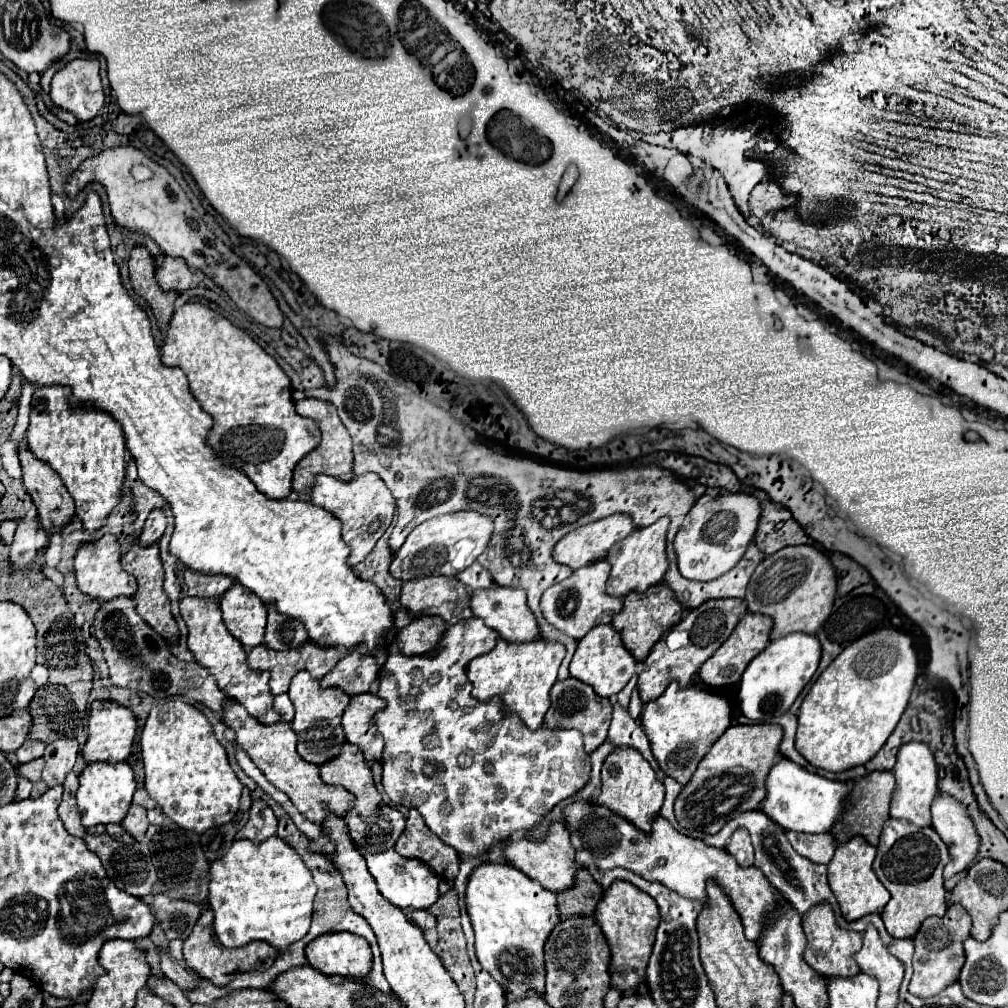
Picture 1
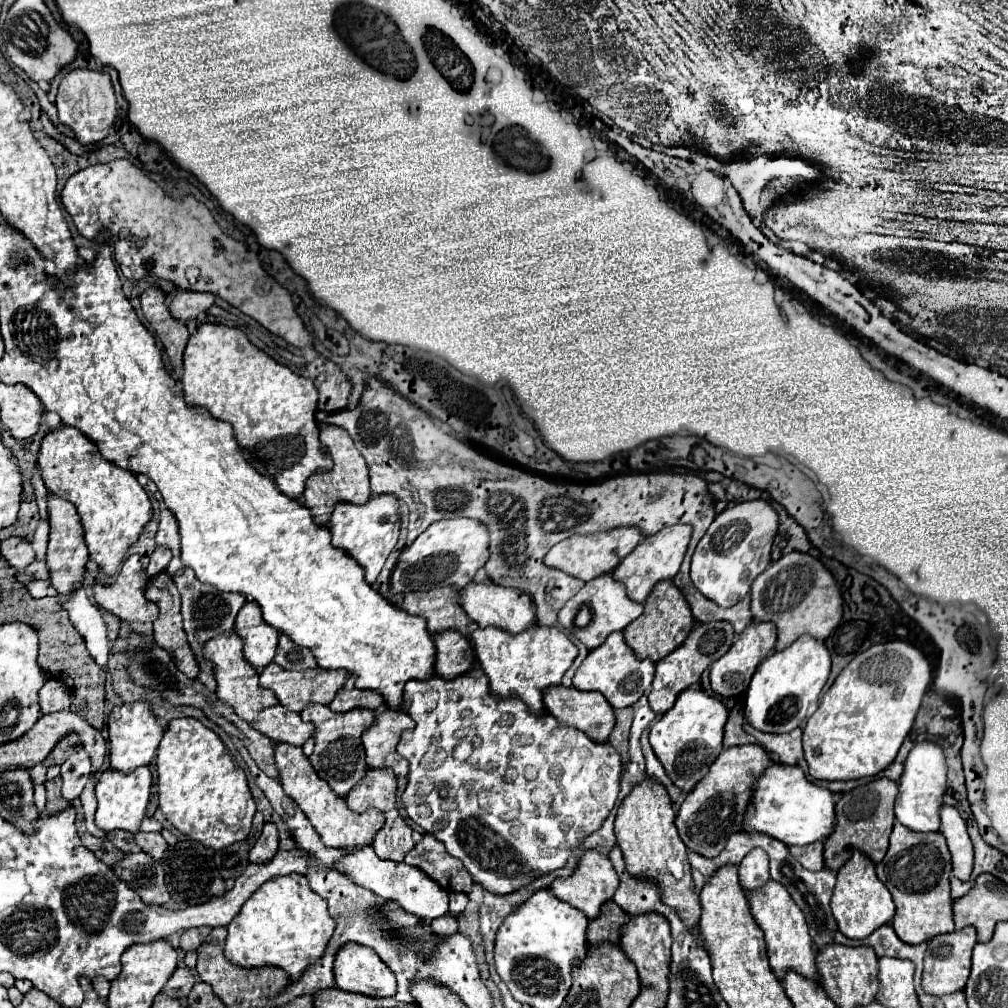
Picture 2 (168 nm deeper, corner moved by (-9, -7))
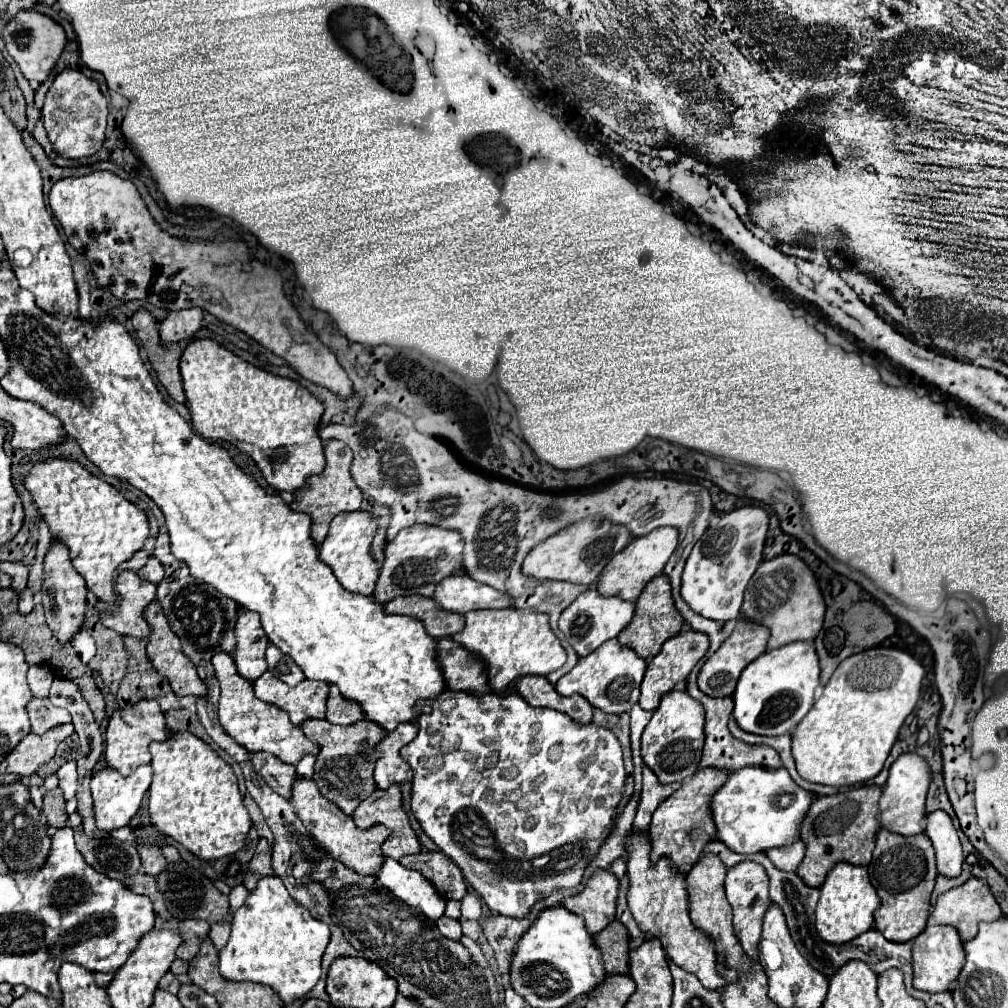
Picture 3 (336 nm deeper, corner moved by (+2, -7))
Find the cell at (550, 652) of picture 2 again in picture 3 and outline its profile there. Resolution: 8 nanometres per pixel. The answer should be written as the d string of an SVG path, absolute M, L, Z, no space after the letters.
M483 609L465 613L465 629L453 635L467 651L481 657L489 669L489 689L503 695L513 693L511 687L515 679L523 675L549 675L563 667L565 649L549 627L549 617L531 609Z

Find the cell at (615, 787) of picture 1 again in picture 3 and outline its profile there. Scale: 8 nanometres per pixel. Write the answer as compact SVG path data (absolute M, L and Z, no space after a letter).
M631 831L625 837L625 853L627 853L627 877L629 877L629 891L627 891L627 903L631 907L631 913L639 927L645 931L647 939L657 937L663 943L665 953L683 967L685 971L699 977L699 981L709 989L721 989L725 985L725 979L715 971L715 949L711 939L695 929L695 925L689 919L689 897L685 889L685 877L673 867L669 857L661 857L657 863L651 863L651 839L649 831L643 831L643 835L635 835Z

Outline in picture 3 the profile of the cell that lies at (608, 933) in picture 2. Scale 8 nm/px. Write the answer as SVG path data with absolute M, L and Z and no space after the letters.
M613 919L603 931L593 935L593 943L601 951L603 965L607 973L627 973L627 951L629 951L629 931Z

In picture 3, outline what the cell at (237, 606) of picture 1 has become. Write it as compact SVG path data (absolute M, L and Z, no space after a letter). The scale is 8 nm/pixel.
M241 611L235 623L235 637L237 645L233 651L233 661L237 665L237 671L245 679L255 681L267 671L265 649L269 647L269 639L261 627L259 615L251 611Z

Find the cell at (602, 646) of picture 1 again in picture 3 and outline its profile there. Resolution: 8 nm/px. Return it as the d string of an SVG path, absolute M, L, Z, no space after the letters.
M609 639L591 655L581 657L579 663L557 681L555 689L559 695L583 695L593 707L605 713L623 713L631 711L631 705L639 699L639 685L645 675L645 667L645 659L641 659L635 651L623 647L617 639Z

